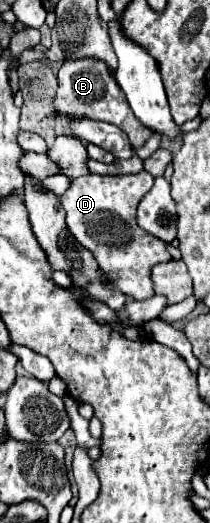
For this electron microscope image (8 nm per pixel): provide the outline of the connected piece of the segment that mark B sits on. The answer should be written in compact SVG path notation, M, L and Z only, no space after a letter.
M67 59L59 69L59 89L53 99L53 109L57 117L71 119L71 117L89 117L93 121L105 121L117 125L121 131L129 135L129 141L133 149L139 149L145 145L145 141L151 137L151 131L141 125L141 121L129 111L129 105L125 103L125 93L121 87L117 87L117 81L113 79L111 71L105 67L103 61L97 59Z

